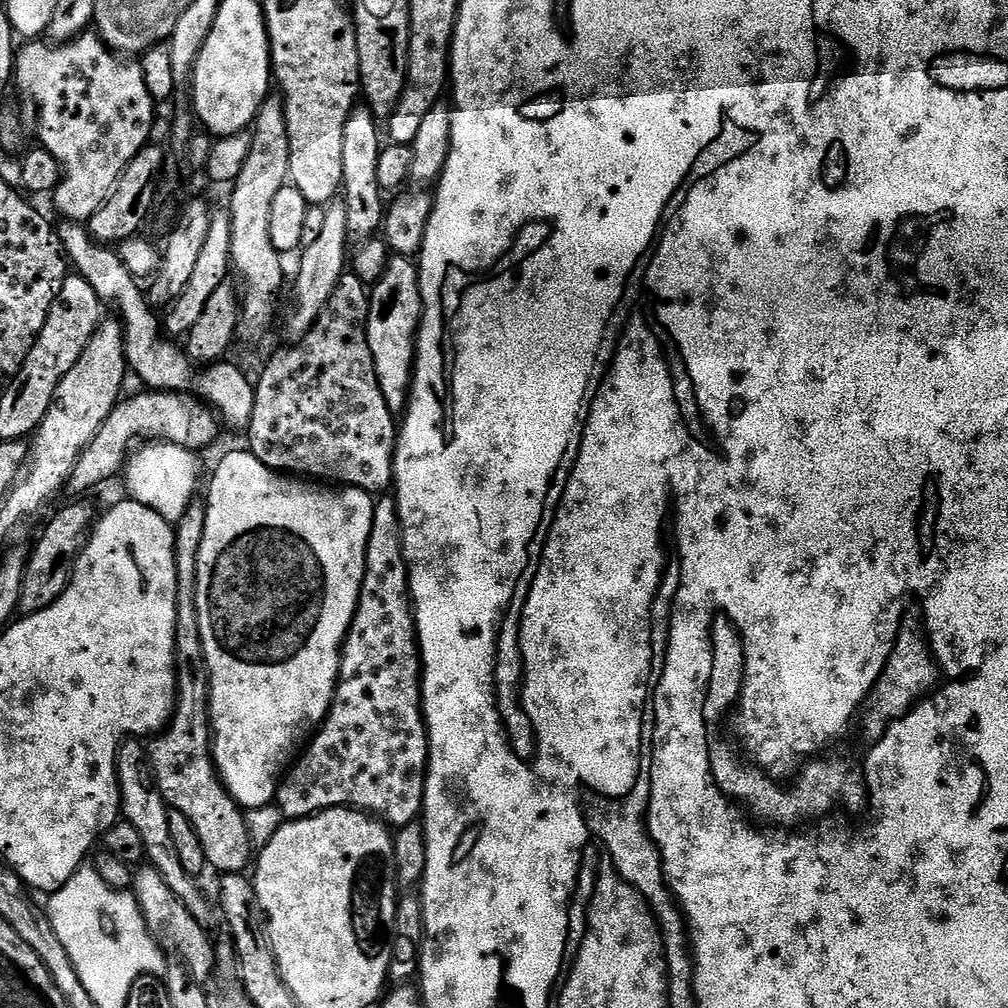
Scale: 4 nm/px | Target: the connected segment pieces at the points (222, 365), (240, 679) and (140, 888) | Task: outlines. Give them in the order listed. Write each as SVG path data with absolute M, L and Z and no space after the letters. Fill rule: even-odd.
M80 222L61 223L58 235L67 263L71 267L73 264L76 267L73 269L82 278L86 278L90 286L94 286L94 294L98 294L101 305L113 304L120 311L118 319L124 329L124 353L131 375L136 375L144 383L141 385L148 390L199 394L218 413L223 427L225 424L240 433L248 429L254 414L256 386L251 379L248 381L247 374L238 365L229 362L213 362L196 370L200 372L192 372L194 364L188 359L187 351L183 347L175 348L172 345L175 343L162 331L158 316L156 320L152 313L155 311L148 303L145 289L122 263L119 251L97 243L89 236L87 227Z
M250 450L243 451L226 453L217 462L216 469L212 472L212 481L208 484L206 528L202 534L196 567L196 613L202 634L204 665L208 667L208 718L212 730L212 761L216 763L216 773L220 775L225 790L233 796L241 809L251 810L275 801L276 789L279 788L282 777L305 747L310 734L319 729L332 708L336 682L340 678L340 653L360 601L376 500L373 493L364 492L361 488L325 486L320 482L309 482L304 478L293 478L283 472L276 472L267 468Z
M151 866L137 867L134 872L134 895L144 916L148 933L158 941L159 947L169 957L183 964L195 980L208 982L216 956L207 934L204 933L207 932L205 925L199 924L194 914L190 914L188 907L174 894L174 890L166 886L162 874L158 874L158 870Z

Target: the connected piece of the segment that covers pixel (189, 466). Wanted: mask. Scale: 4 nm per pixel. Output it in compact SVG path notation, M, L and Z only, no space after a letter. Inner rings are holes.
M148 442L143 446L145 448L137 447L126 461L127 495L154 510L162 519L169 522L178 521L192 503L196 494L196 483L200 480L197 453L193 449L167 442Z

